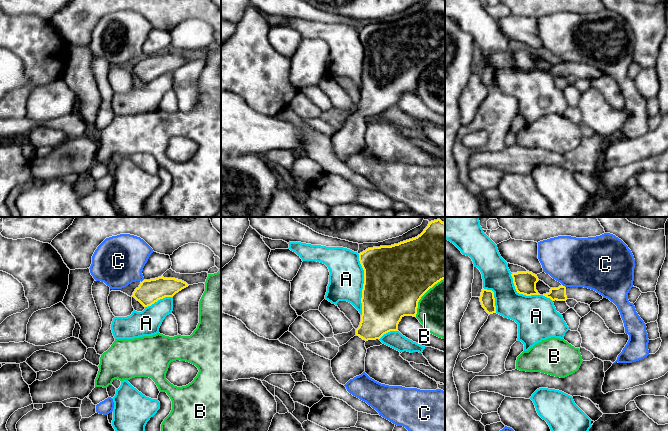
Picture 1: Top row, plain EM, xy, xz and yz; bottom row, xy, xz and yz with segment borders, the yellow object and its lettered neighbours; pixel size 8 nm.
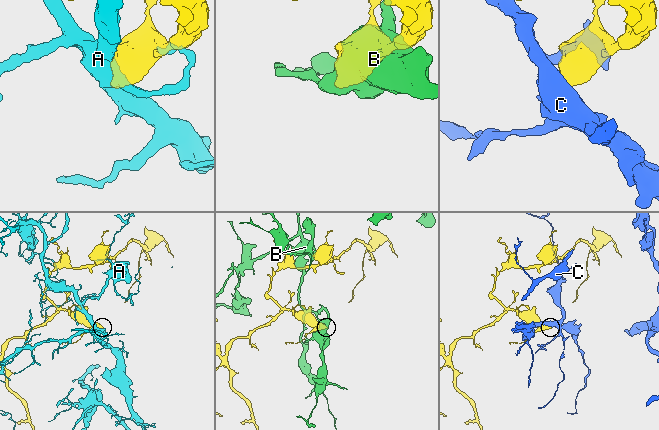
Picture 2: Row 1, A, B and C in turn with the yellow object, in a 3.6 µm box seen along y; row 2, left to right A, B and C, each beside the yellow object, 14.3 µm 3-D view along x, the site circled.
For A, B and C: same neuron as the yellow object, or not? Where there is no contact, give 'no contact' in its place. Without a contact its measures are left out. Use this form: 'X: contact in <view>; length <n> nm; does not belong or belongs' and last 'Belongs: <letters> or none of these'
A: contact in xz; length 500 nm; does not belong
B: contact in xz; length 400 nm; does not belong
C: contact in yz; length 40 nm; does not belong
Belongs: none of these

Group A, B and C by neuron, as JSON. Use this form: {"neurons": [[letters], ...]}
{"neurons": [["A"], ["B"], ["C"]]}

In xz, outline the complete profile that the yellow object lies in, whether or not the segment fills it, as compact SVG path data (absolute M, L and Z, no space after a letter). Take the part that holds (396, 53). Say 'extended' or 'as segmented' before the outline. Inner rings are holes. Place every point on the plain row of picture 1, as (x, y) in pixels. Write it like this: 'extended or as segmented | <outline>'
extended | M428 0L420 11L398 20L368 24L359 30L359 37L364 46L361 98L356 105L356 111L339 123L339 128L331 136L332 149L342 161L365 148L365 118L380 115L390 107L398 107L398 100L404 92L416 93L421 73L445 55L445 0Z

